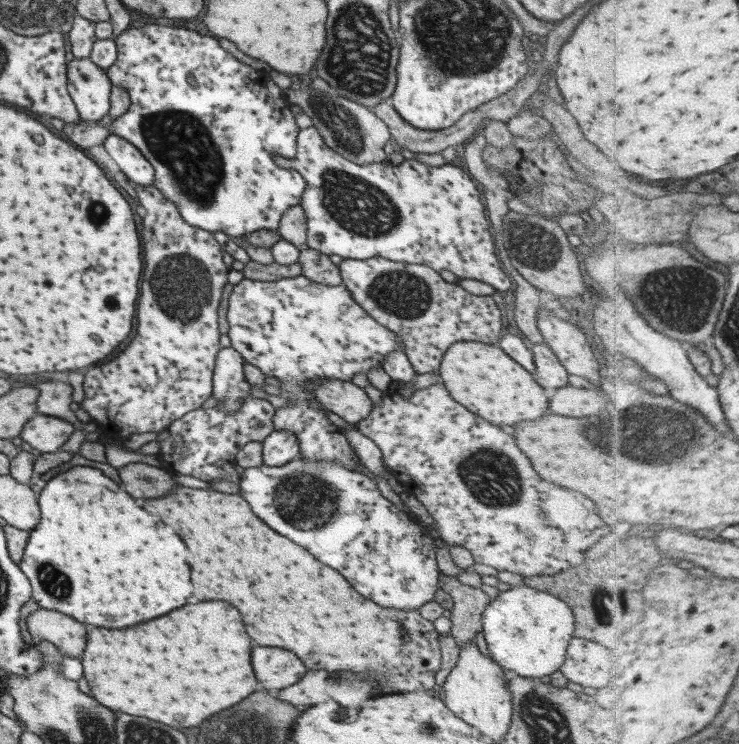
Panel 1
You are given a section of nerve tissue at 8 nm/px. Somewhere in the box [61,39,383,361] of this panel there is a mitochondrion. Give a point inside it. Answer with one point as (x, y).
(180, 141)

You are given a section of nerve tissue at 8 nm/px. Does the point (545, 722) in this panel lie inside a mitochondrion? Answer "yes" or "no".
yes

